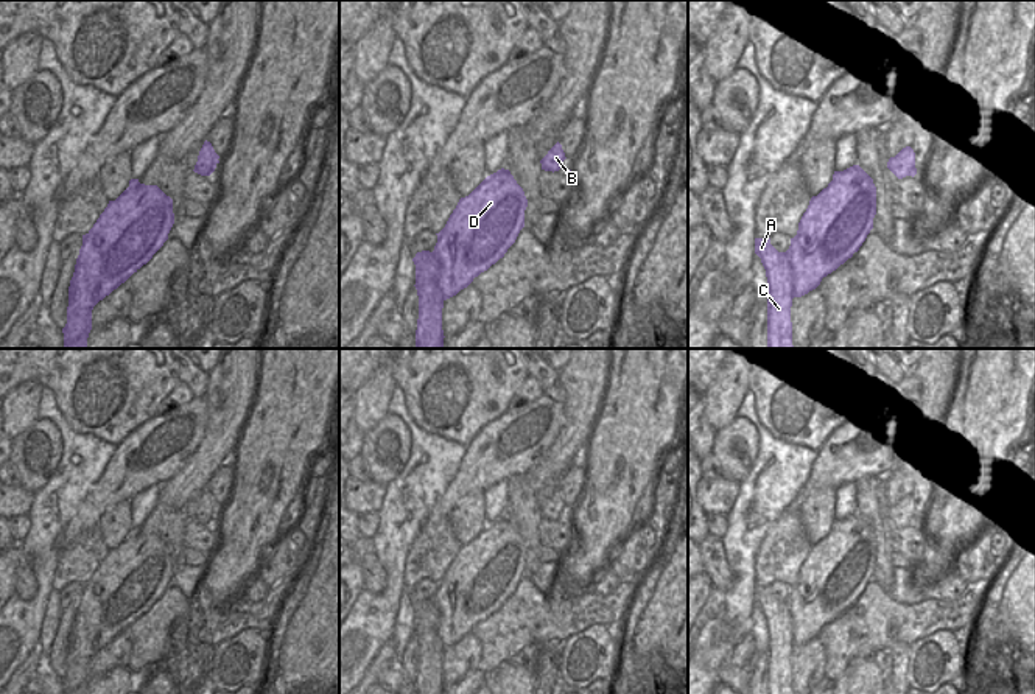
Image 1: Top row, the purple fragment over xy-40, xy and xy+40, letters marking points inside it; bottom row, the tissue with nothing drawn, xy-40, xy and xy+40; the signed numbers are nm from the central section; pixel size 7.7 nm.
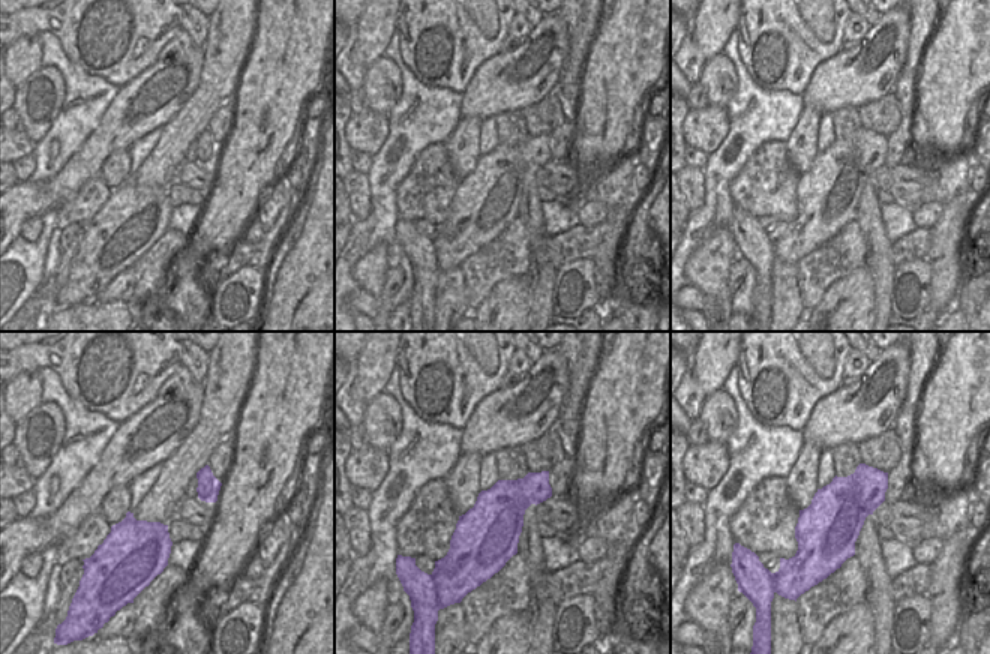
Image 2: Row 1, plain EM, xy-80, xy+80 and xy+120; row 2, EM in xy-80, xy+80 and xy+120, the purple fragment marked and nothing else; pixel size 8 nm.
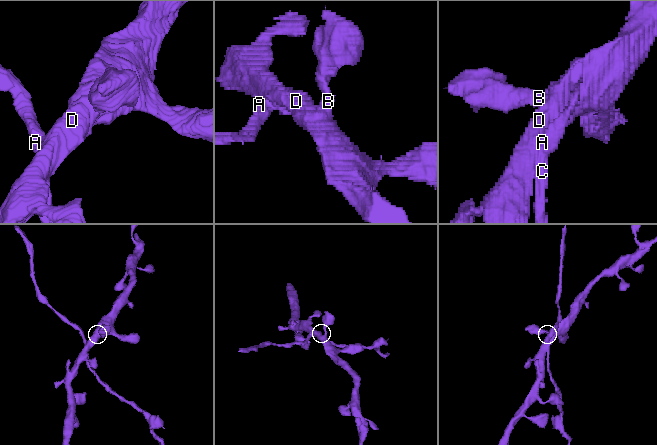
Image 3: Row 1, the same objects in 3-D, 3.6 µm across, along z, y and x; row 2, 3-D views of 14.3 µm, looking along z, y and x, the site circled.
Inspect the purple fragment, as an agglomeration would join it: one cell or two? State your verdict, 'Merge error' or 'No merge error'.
Merge error.

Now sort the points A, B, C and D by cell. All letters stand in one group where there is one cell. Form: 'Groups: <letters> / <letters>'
Groups: A C / B D.

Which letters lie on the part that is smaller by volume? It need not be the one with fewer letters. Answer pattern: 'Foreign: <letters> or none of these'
Foreign: A, C

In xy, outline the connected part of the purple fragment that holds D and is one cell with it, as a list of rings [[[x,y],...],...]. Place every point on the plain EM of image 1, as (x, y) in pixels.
[[[504,517],[459,548],[445,576],[436,582],[433,599],[440,616],[437,635],[445,649],[504,605],[525,576],[526,556],[523,537]]]

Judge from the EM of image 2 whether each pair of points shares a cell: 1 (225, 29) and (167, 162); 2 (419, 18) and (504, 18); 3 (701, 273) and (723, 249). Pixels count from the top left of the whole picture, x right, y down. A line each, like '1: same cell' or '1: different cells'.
1: same cell
2: same cell
3: same cell

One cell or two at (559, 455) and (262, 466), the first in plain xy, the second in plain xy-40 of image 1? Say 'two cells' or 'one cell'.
two cells

